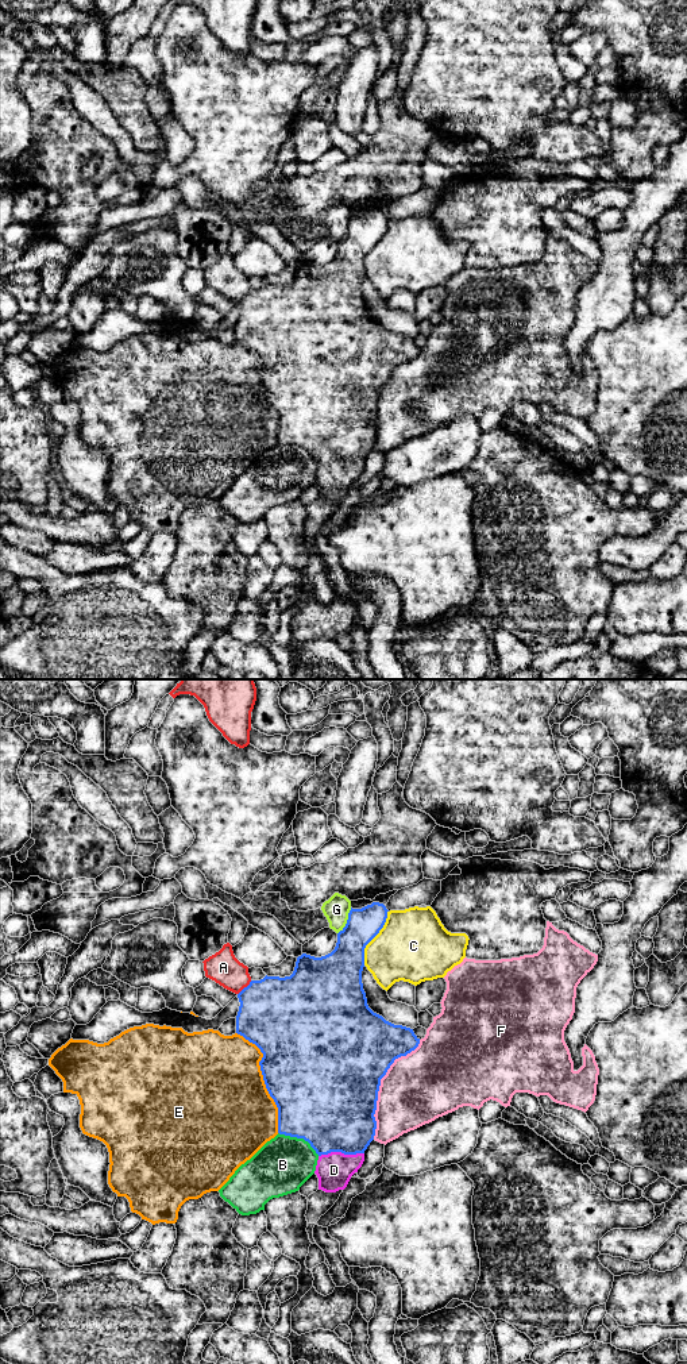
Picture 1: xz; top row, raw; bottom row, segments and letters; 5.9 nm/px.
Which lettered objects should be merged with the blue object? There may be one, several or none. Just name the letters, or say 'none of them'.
D

